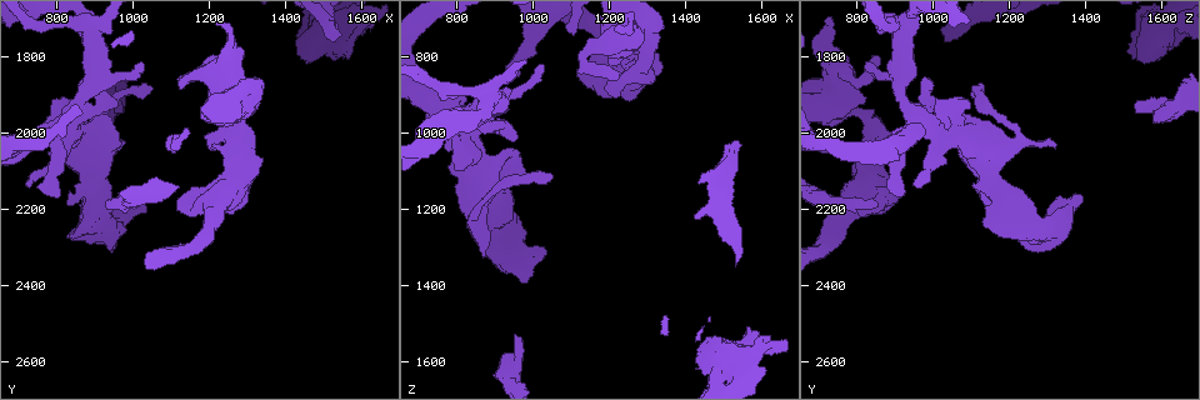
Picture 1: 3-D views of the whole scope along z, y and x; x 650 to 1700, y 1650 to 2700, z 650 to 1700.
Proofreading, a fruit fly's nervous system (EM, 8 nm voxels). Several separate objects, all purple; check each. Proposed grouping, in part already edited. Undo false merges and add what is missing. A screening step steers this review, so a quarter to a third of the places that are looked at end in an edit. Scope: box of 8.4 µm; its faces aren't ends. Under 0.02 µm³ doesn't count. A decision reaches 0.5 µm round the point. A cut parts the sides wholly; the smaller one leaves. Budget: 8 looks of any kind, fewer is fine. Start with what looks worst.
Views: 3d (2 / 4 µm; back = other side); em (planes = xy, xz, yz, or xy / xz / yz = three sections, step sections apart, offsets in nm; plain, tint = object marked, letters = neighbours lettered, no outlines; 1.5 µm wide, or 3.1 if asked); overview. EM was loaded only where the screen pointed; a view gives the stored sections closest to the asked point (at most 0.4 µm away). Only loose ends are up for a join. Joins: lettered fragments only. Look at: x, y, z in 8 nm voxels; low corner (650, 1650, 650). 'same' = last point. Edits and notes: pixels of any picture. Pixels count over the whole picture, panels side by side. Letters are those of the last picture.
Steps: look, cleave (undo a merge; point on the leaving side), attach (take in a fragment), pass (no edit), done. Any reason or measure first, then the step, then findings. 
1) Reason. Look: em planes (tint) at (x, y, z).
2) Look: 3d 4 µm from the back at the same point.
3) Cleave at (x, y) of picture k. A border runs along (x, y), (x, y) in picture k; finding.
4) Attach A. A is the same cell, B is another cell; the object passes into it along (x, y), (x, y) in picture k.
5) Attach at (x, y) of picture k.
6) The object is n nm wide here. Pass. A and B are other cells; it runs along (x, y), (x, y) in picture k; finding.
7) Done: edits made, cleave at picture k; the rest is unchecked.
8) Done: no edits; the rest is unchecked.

Look: em xz step 8 (letters) at (1050, 1875, 1115).

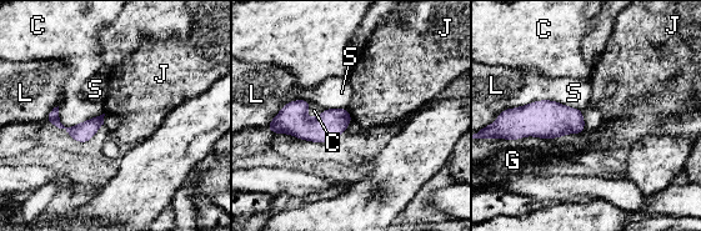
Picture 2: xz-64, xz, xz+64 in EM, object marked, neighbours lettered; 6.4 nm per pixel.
Look: em xy step 4 (letters) at the same point.

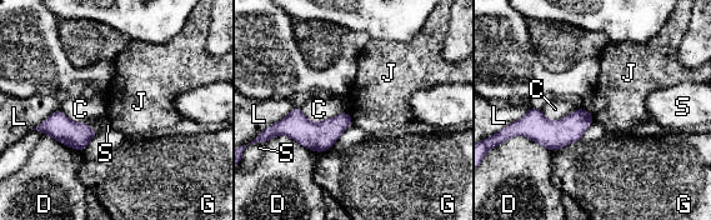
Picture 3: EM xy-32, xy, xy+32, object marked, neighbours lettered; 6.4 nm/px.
The object is 120 nm wide here. Pass. C, D, G, J, L and S are other cells; no lettered fragment goes on from it.

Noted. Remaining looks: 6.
Thick turns thin. Look: em planes (tint) at (830, 1970, 970).

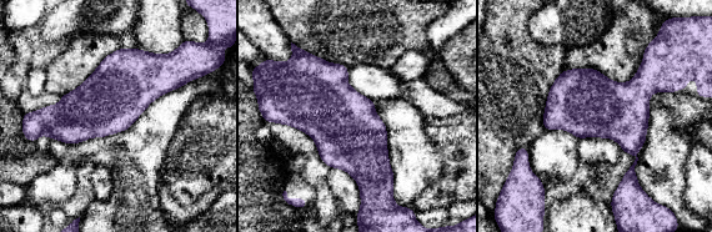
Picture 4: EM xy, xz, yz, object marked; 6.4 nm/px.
See the neighbours. Look: em planes (letters) at the same point.

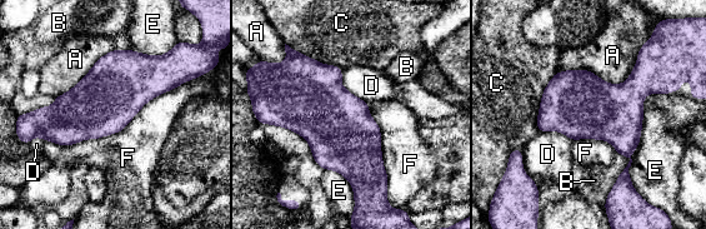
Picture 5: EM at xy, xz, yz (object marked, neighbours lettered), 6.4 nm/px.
The object is 420 nm wide here. Pass. A, B, C, D, E and F are other cells; a border runs along (341, 69), (341, 85), (369, 104) in picture 5; one cell here.

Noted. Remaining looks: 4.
Branch stops here. Look: em planes (letters) at (1525, 1720, 1010).

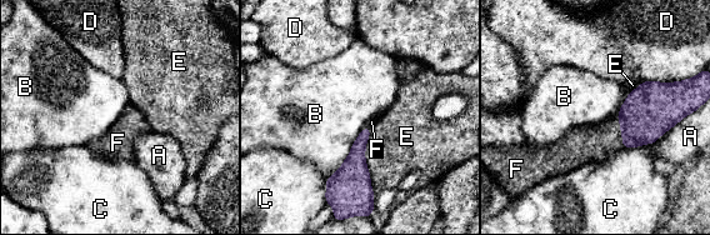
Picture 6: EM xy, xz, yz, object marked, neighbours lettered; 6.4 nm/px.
The longest contact is with E, 440 nm. Attach F. F is the same cell, A, B, C, D and E are other cells; the cell continues.

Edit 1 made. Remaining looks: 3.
Done: edits made, attach at picture 6; the rest is unchecked.

